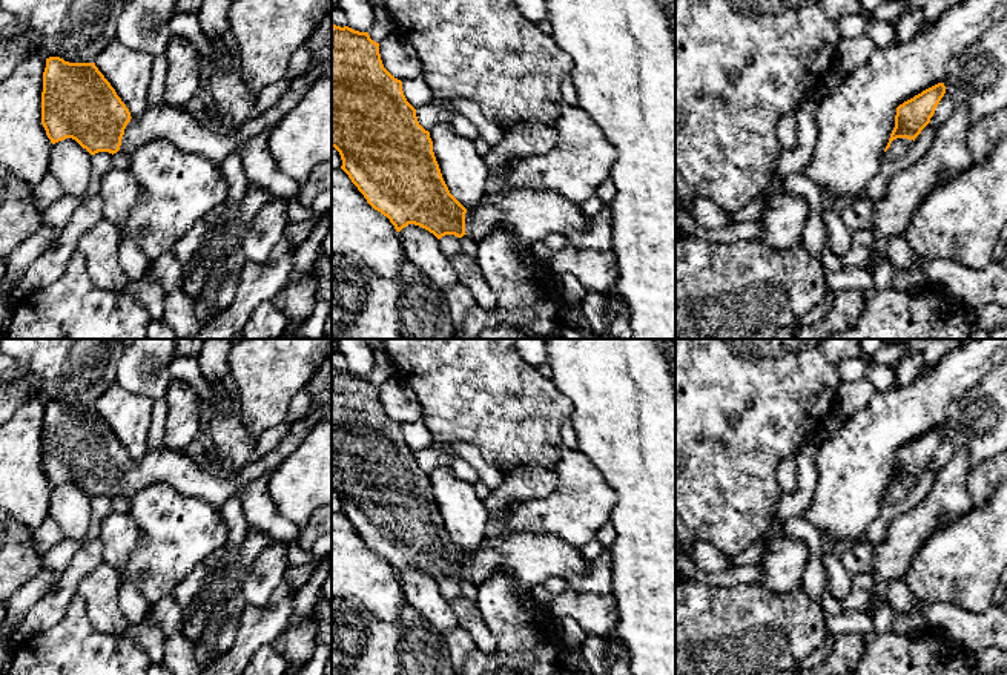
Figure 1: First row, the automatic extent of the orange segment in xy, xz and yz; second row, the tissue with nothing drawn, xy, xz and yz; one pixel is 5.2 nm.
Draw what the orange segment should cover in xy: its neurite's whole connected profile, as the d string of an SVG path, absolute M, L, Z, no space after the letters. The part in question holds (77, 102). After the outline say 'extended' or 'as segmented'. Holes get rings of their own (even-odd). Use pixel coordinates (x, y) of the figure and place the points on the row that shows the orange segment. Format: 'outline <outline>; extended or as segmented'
outline M49 57L43 72L41 124L52 144L72 138L91 155L121 152L130 156L141 146L164 140L184 153L206 155L221 166L224 158L236 150L243 141L275 127L302 98L307 86L319 77L329 75L332 75L332 61L322 61L310 71L304 71L289 81L289 91L264 115L255 114L244 124L233 126L227 135L221 135L206 129L184 107L147 106L141 115L132 118L129 109L95 63L69 63L60 57Z; extended

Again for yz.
outline M938 83L896 107L895 127L884 149L884 160L893 160L909 152L915 138L930 123L944 94L944 83Z; extended

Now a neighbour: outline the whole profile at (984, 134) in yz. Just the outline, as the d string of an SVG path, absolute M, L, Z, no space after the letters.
M1007 107L972 127L967 143L973 153L973 164L982 161L1001 137L1007 137Z

